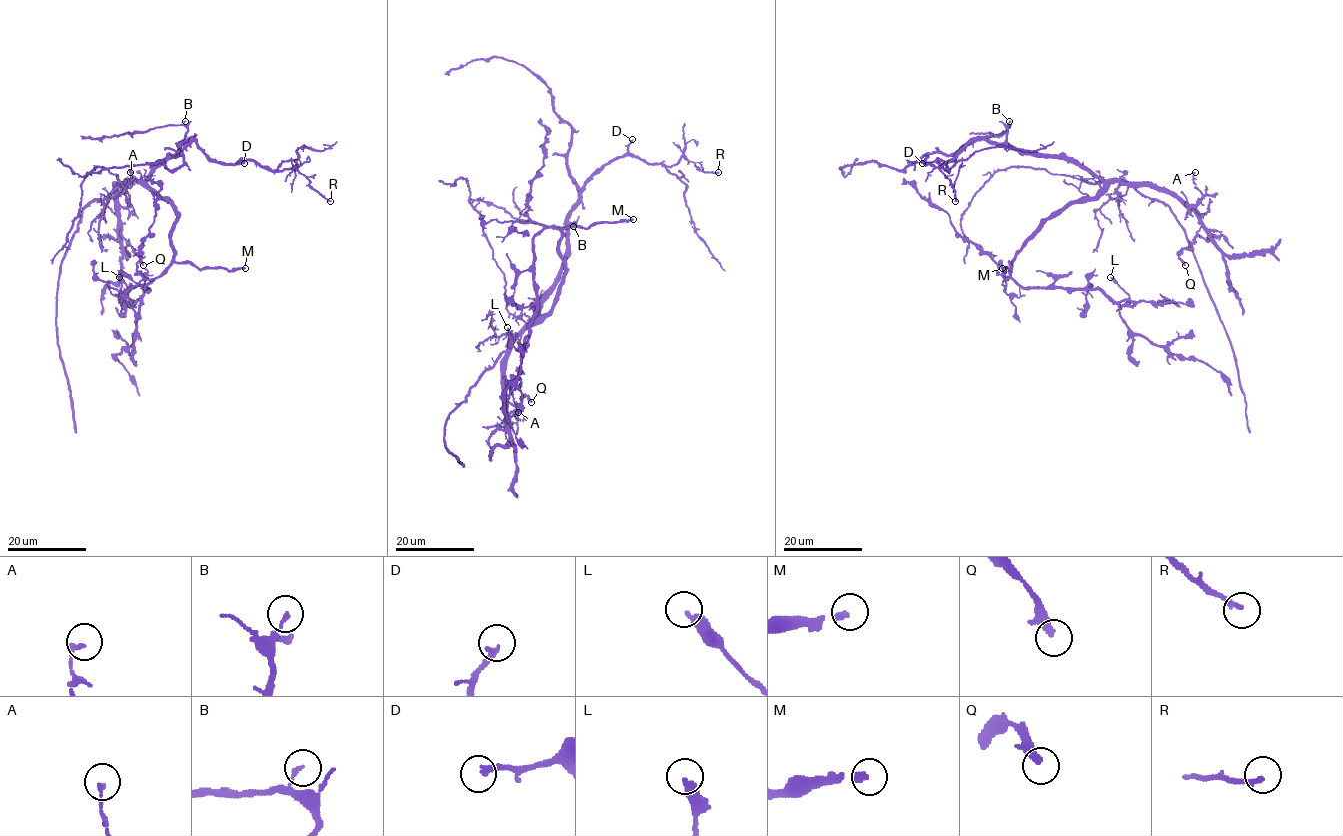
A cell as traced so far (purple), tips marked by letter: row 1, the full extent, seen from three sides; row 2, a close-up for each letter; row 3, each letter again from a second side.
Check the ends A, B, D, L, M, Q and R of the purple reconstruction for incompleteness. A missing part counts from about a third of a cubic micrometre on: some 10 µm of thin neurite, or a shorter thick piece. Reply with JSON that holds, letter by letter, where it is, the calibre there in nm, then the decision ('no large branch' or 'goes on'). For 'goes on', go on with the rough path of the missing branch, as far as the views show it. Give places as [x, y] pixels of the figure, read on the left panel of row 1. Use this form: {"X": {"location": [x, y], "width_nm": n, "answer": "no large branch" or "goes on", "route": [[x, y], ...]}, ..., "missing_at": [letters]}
{"A": {"location": [130, 172], "width_nm": 150, "answer": "no large branch"}, "B": {"location": [185, 121], "width_nm": 140, "answer": "no large branch"}, "D": {"location": [244, 163], "width_nm": 240, "answer": "no large branch"}, "L": {"location": [119, 277], "width_nm": 320, "answer": "no large branch"}, "M": {"location": [245, 268], "width_nm": 180, "answer": "goes on"}, "Q": {"location": [143, 265], "width_nm": 320, "answer": "no large branch"}, "R": {"location": [330, 201], "width_nm": 180, "answer": "no large branch"}, "missing_at": ["M"]}

